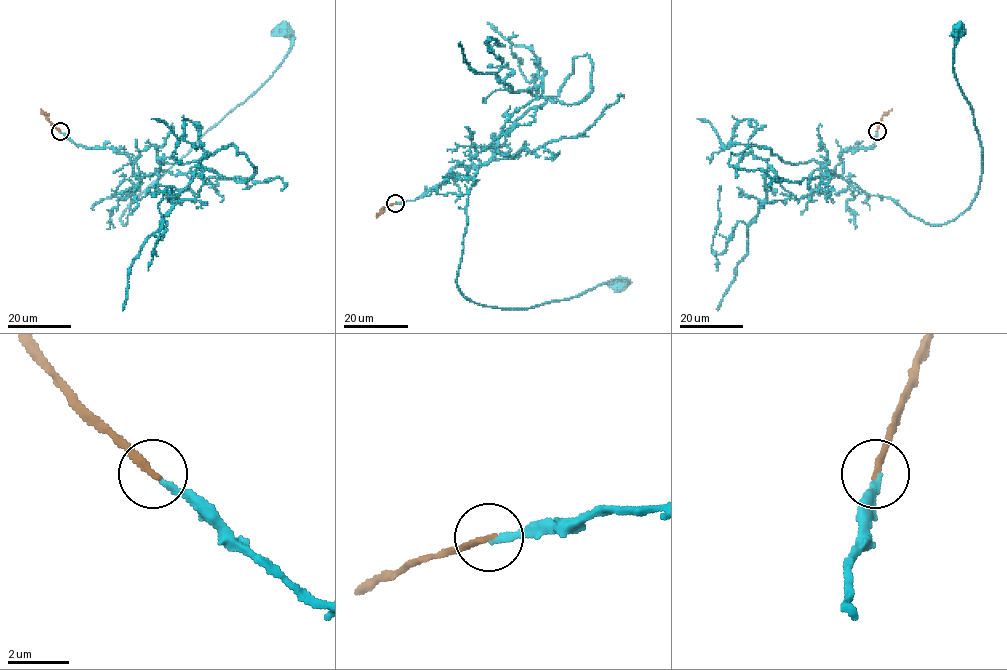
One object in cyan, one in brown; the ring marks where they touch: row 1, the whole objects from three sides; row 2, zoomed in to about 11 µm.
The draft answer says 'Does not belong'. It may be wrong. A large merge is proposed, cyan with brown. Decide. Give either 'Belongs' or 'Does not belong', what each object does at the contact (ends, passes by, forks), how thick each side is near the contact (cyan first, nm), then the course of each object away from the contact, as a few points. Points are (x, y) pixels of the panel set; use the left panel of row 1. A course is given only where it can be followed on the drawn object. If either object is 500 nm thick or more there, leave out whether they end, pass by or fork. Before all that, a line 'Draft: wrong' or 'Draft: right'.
Draft: wrong
Belongs. At the ring cyan ends. At the ring brown ends. Thickness 170 nm (cyan) against 220 nm. Course of cyan: (60, 132), (87, 148), (125, 153), (140, 180), (124, 224), (124, 211), (272, 74), (290, 48), (286, 29). Course of brown: (60, 132), (40, 109)

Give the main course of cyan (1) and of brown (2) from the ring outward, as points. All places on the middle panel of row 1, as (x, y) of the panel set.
1: (395, 203), (422, 196), (455, 167), (476, 169), (456, 280), (478, 304), (530, 308), (609, 281), (622, 286)
2: (395, 203), (382, 209), (376, 218)

